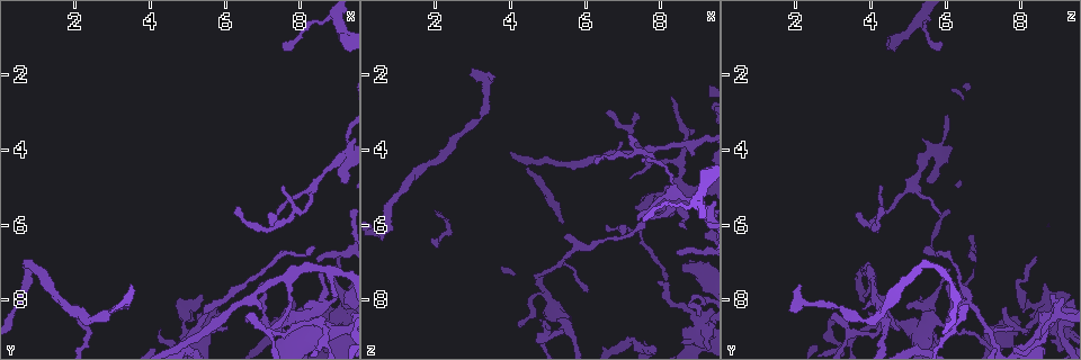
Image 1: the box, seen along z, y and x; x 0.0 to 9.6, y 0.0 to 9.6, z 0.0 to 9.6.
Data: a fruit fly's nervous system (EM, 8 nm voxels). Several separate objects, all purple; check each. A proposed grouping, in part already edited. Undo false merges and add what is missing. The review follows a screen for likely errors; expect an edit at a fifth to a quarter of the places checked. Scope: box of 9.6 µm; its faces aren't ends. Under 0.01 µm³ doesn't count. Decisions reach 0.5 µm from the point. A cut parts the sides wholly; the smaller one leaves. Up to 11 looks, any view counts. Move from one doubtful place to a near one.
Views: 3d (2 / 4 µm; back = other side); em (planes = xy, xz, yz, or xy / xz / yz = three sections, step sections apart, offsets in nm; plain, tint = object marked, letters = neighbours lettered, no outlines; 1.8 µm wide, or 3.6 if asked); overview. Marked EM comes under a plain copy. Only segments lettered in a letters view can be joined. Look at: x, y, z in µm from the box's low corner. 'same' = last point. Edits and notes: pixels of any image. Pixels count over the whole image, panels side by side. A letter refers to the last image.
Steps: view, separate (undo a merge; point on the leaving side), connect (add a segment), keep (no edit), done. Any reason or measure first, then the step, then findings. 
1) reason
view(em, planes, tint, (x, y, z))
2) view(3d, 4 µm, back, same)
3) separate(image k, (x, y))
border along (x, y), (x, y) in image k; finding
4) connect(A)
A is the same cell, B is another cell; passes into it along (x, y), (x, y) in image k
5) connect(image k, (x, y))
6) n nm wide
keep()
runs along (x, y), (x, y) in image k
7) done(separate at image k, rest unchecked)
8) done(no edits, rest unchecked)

thin end
view(3d, 2 µm, (8.30, 6.55, 5.45))

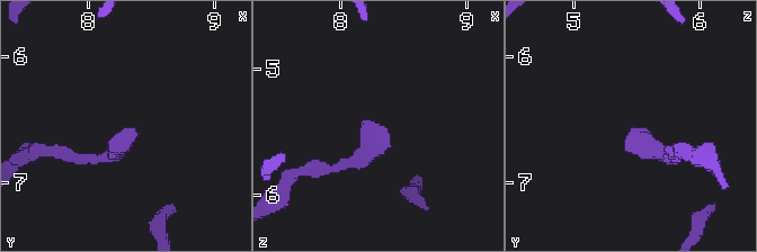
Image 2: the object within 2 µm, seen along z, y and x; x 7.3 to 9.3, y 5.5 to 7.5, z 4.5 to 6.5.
now the EM
view(em, xy, step 8, letters, (8.32, 6.56, 5.46))

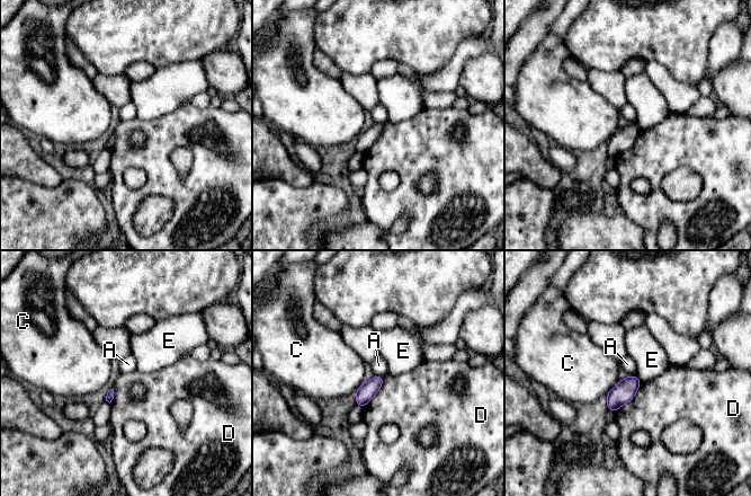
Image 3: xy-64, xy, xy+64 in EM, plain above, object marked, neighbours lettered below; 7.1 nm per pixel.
D touches over 280 nm
keep()
A, C, D and E are other cells; border along (375, 374), (383, 377) in image 3; none of them fits

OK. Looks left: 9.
tapers out
view(em, planes, letters, (8.05, 8.20, 7.65))

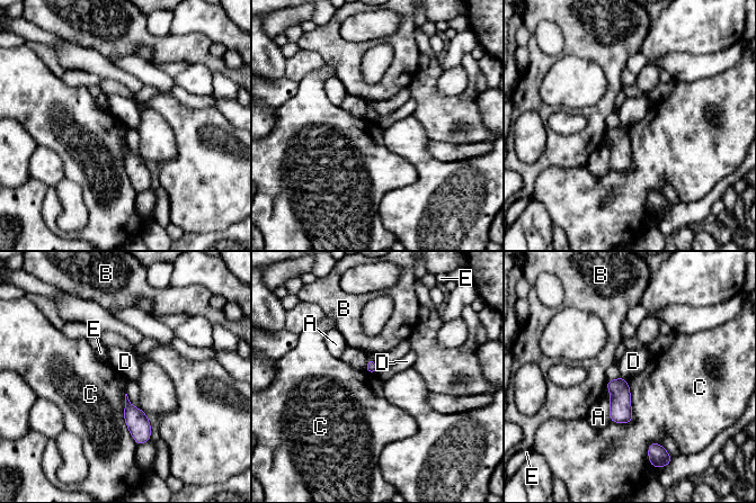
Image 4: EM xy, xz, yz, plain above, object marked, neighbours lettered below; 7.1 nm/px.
C touches over 320 nm
keep()
A, B, C, D and E are other cells; border along (621, 376), (626, 379) in image 4; no lettered segment goes on from it

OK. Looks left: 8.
view(em, planes, letters, (4.80, 8.30, 9.00))

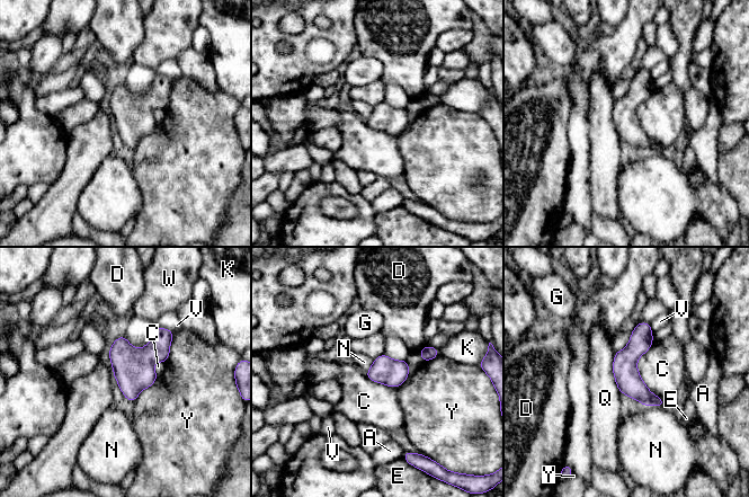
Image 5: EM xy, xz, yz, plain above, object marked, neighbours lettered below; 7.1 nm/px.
180 nm wide
keep()
A, C, D, E, G, K, N, Q, V, W and Y are other cells; border along (642, 405), (663, 406) in image 5; all the same neuron

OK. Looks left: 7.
abrupt turn
view(em, planes, letters, (0.80, 7.10, 5.45))

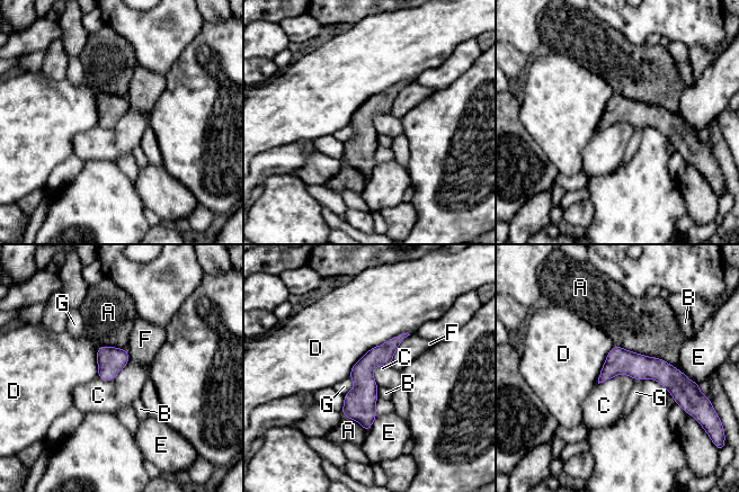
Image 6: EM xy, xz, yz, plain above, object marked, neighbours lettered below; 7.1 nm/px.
connect(A)
A is the same cell, B, C, D, E, F and G are other cells; the neuron continues

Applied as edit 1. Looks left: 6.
view(overview)

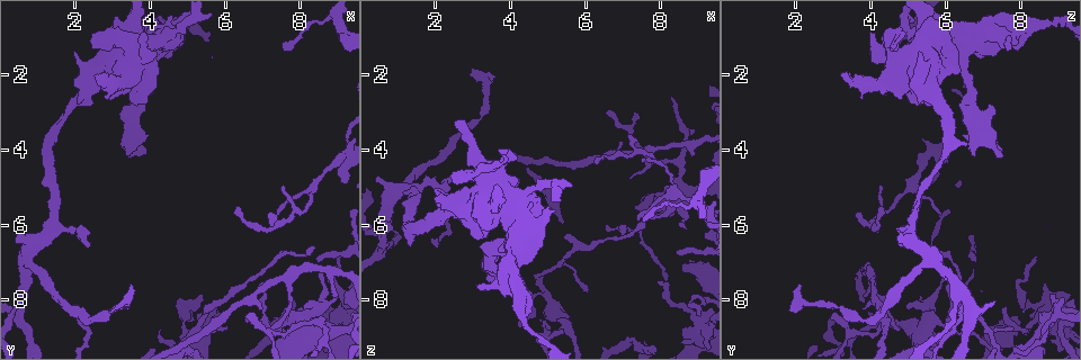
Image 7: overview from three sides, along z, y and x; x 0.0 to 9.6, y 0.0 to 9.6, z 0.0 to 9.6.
tapers out
view(em, xy, step 8, letters, (8.90, 7.95, 3.75))

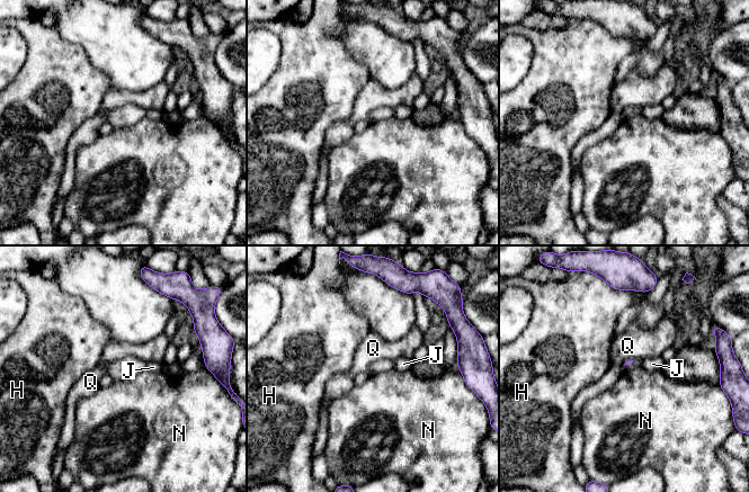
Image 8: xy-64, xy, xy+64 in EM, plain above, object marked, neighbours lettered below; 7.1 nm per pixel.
another direction
view(em, planes, letters, same)

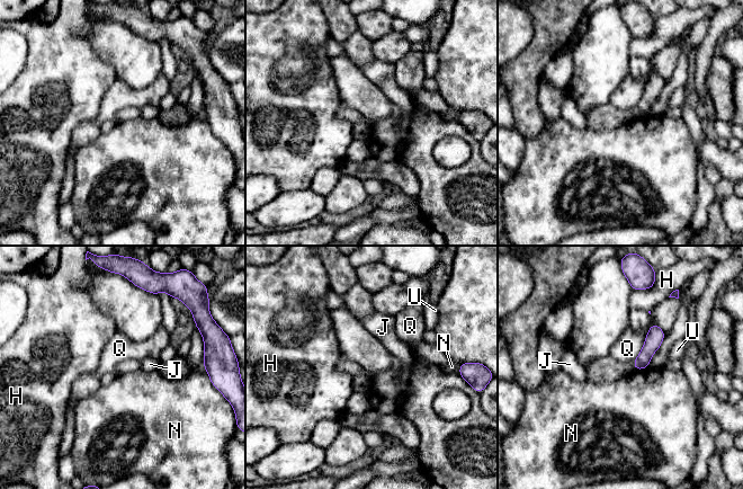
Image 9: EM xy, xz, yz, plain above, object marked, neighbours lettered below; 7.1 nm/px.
100 nm wide
keep()
H, J, N, Q and U are other cells; border along (647, 366), (635, 370) in image 9; no lettered segment goes on from it

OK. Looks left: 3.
done(connect at image 6, rest unchecked)

